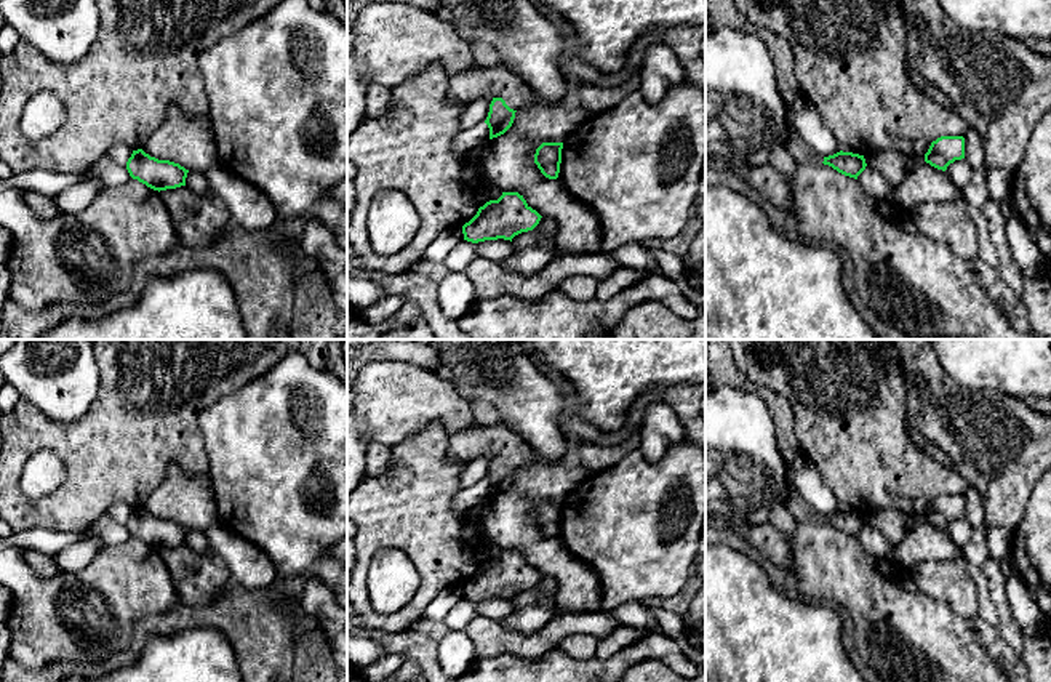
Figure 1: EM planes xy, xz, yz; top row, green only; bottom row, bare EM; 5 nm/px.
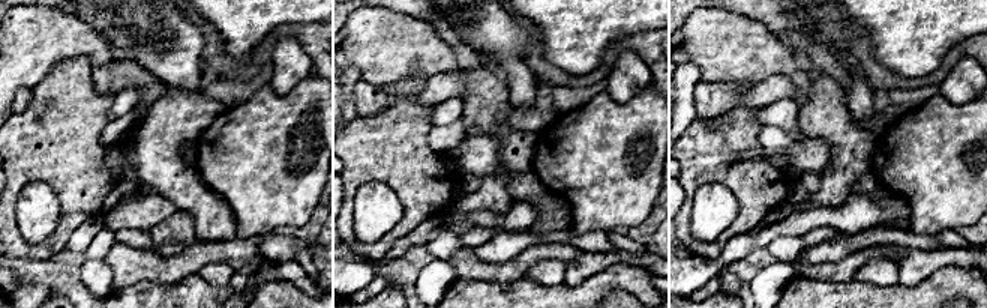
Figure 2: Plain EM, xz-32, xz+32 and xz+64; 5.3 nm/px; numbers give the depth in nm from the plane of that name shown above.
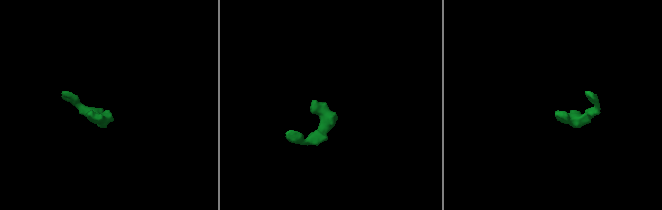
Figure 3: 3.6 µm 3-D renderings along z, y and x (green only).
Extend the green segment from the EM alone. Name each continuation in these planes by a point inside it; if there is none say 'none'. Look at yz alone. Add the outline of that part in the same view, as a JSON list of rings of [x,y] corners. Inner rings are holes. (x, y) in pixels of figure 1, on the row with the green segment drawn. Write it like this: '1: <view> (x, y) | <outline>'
1: yz (719, 13) | [[[705,0],[705,34],[710,34],[721,26],[745,34],[763,34],[737,11],[734,0]],[[763,35],[766,38],[768,53],[774,64],[777,90],[787,107],[787,118],[792,128],[785,149],[793,157],[797,165],[819,166],[822,165],[824,157],[808,142],[805,142],[793,130],[793,102],[801,94],[801,90],[793,72],[795,56],[792,46],[781,35]]]

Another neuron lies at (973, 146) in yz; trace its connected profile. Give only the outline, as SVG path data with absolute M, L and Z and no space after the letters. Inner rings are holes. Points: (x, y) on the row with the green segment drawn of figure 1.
M968 126L963 138L965 138L965 160L969 163L973 171L985 166L984 147L979 133L973 126Z

